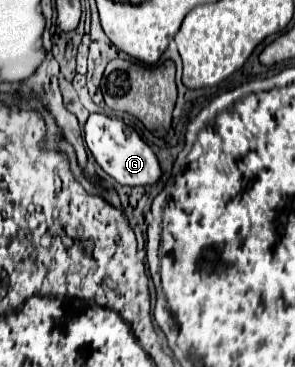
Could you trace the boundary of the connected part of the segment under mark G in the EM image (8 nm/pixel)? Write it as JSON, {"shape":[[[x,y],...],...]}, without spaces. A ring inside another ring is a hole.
{"shape":[[[103,113],[89,115],[85,123],[85,143],[95,157],[95,161],[101,165],[101,169],[111,175],[121,185],[151,185],[161,177],[161,169],[157,163],[155,153],[151,147],[141,141],[137,131],[131,125],[125,125],[121,119],[111,119]]]}

